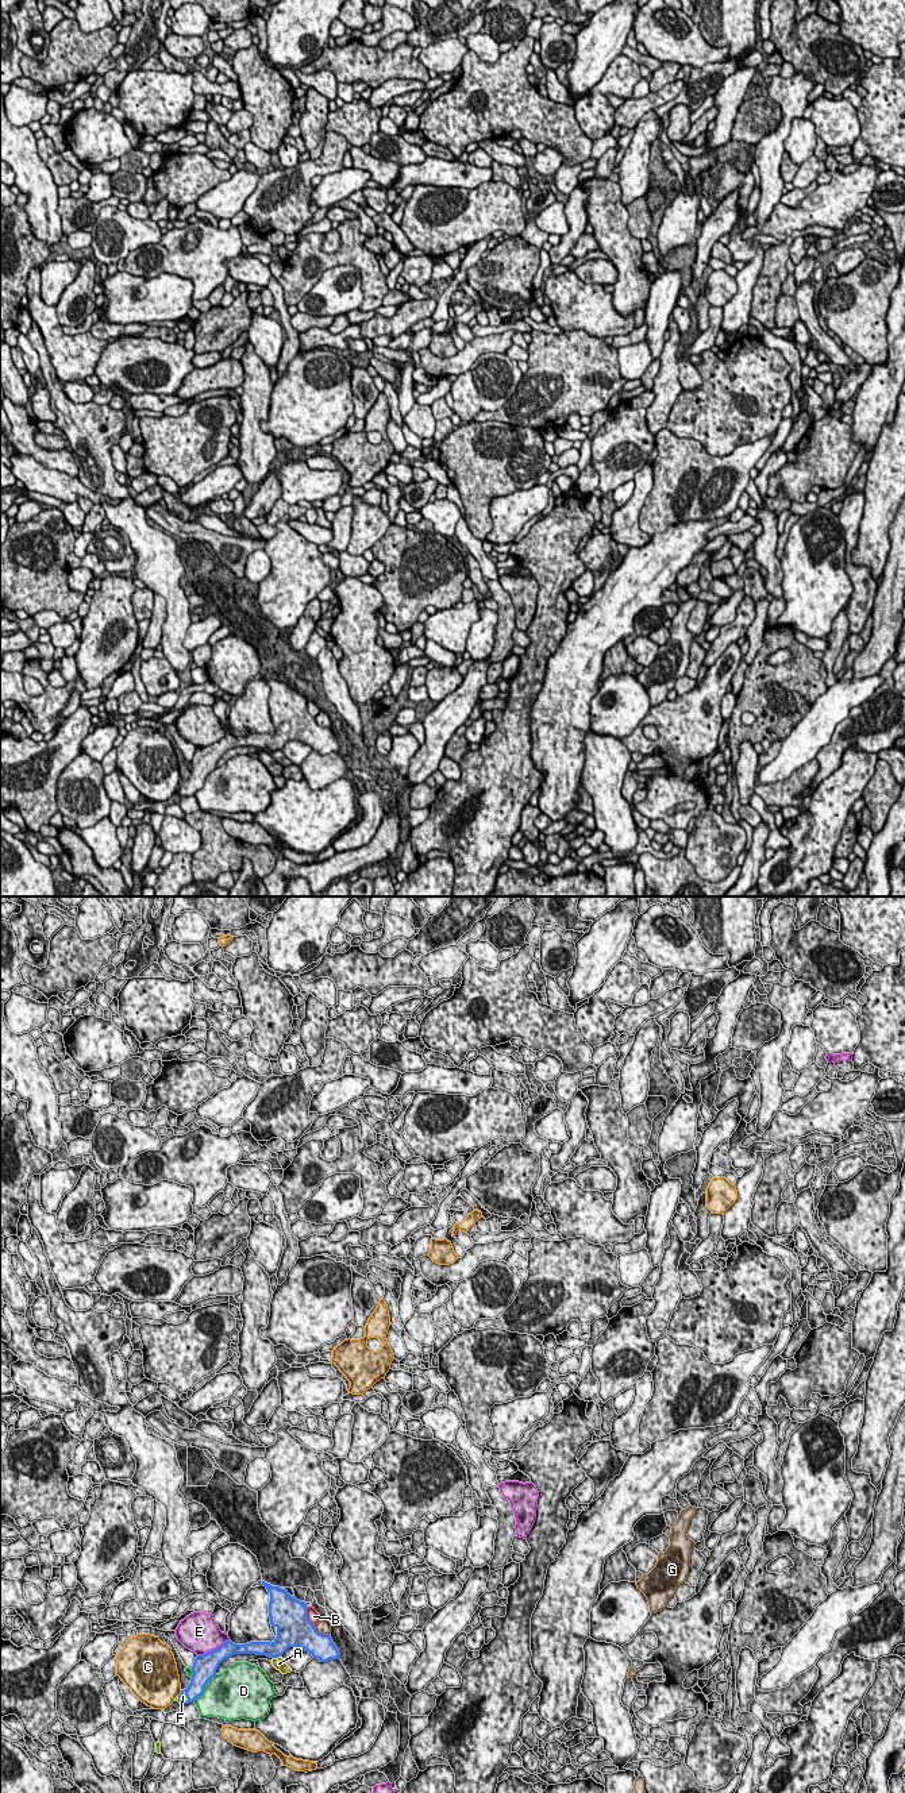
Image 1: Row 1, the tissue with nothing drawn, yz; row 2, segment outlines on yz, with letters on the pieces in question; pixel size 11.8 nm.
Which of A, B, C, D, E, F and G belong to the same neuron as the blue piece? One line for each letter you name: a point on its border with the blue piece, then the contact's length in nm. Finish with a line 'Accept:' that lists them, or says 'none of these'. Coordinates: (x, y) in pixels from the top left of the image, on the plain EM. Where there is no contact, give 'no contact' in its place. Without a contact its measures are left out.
F: meets blue in yz at (180, 789); contact 150 nm long
Accept: F

